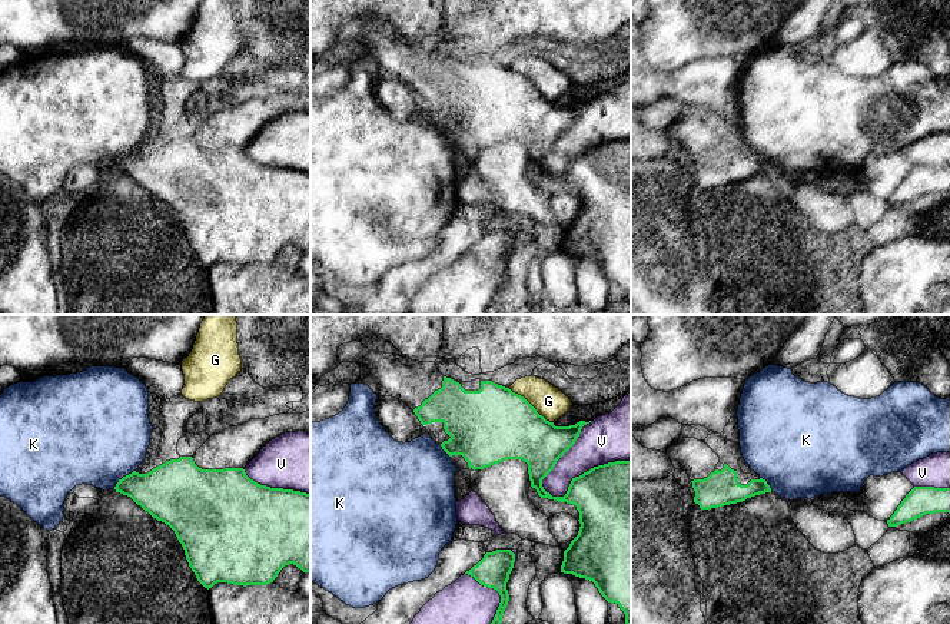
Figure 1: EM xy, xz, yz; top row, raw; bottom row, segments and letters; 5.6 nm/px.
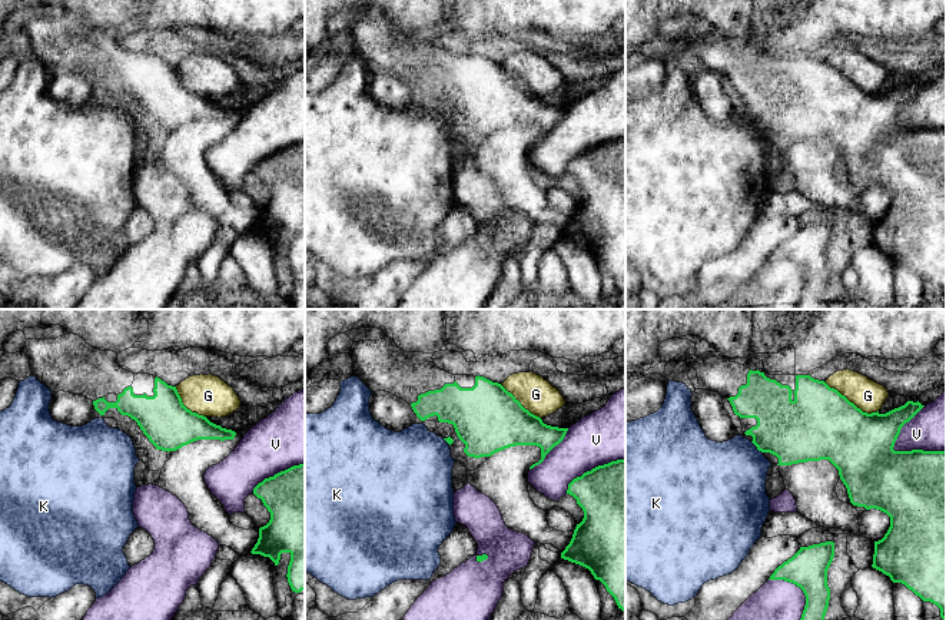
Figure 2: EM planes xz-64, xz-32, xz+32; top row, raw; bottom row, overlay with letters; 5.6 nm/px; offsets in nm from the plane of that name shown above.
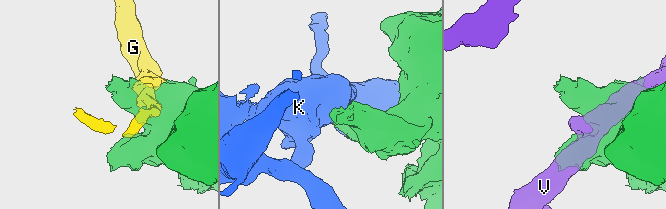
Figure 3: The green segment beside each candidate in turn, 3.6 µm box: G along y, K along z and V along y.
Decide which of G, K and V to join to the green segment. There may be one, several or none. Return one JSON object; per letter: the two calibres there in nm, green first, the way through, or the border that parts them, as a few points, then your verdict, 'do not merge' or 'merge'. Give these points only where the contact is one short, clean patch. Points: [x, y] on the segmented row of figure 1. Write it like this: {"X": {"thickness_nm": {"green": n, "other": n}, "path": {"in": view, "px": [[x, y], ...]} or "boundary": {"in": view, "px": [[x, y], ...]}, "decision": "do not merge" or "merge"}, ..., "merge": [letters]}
{"G": {"thickness_nm": {"green": 420, "other": 170}, "decision": "do not merge"}, "K": {"thickness_nm": {"green": 300, "other": 500}, "boundary": {"in": "xy", "px": [[135, 470], [126, 474], [113, 488]]}, "decision": "do not merge"}, "V": {"thickness_nm": {"green": 460, "other": 260}, "decision": "do not merge"}, "merge": []}

